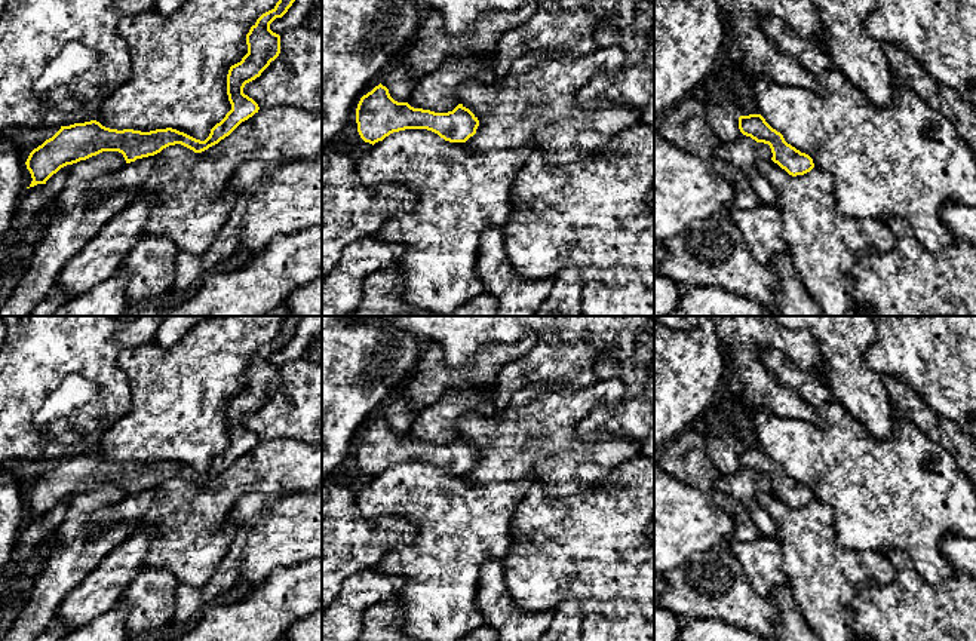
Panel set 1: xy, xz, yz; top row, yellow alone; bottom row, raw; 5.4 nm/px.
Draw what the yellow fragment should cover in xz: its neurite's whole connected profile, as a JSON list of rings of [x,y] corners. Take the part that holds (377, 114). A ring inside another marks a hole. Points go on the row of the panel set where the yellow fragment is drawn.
[[[381,83],[360,98],[356,123],[360,138],[372,145],[405,129],[427,129],[445,141],[466,142],[479,126],[478,117],[463,104],[448,113],[414,108],[395,101]]]

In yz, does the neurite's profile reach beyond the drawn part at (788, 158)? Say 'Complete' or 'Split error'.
Complete

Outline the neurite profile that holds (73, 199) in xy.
[[[102,151],[73,163],[67,183],[53,200],[56,217],[36,245],[34,255],[13,294],[1,304],[0,316],[30,316],[52,291],[56,279],[73,258],[135,194],[117,190],[89,200],[95,180],[116,172],[126,163],[119,151]]]

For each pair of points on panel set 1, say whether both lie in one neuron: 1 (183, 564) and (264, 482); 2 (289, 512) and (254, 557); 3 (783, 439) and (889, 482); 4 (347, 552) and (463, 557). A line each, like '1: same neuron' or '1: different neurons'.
1: same neuron
2: same neuron
3: same neuron
4: different neurons

